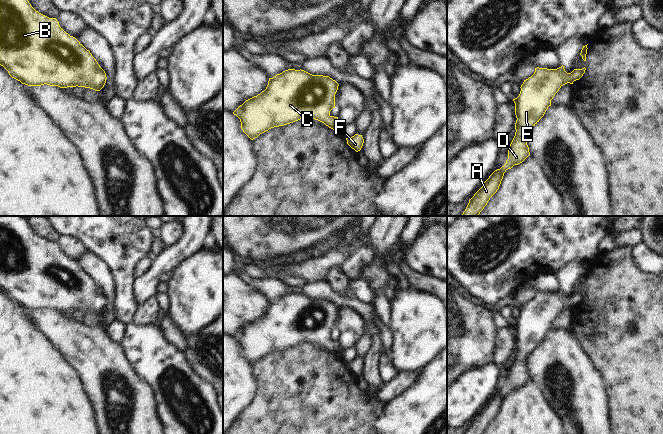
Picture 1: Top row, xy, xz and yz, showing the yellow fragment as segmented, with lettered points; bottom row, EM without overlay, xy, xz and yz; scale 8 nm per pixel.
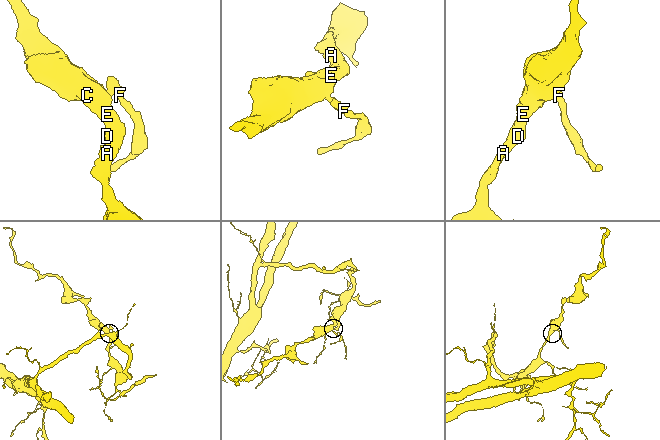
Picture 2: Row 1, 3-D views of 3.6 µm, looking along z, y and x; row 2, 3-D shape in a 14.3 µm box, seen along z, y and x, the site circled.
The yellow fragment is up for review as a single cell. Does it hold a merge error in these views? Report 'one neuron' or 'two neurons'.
one neuron

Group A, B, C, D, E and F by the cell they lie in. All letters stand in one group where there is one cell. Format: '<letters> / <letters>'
A B C D E F

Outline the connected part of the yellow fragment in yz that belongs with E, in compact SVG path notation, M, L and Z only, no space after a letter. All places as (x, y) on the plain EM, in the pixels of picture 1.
M563 289L557 293L537 291L534 298L524 304L519 320L513 323L517 344L515 360L508 374L508 383L504 390L495 394L483 407L469 424L465 434L484 433L499 413L504 397L514 389L522 387L530 379L526 359L544 340L555 318L563 309L573 308L574 305L579 304L585 294L584 291L567 297Z

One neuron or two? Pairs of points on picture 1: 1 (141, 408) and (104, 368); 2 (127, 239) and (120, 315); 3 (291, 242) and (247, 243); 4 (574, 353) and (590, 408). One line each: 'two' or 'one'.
1: one
2: one
3: one
4: one

